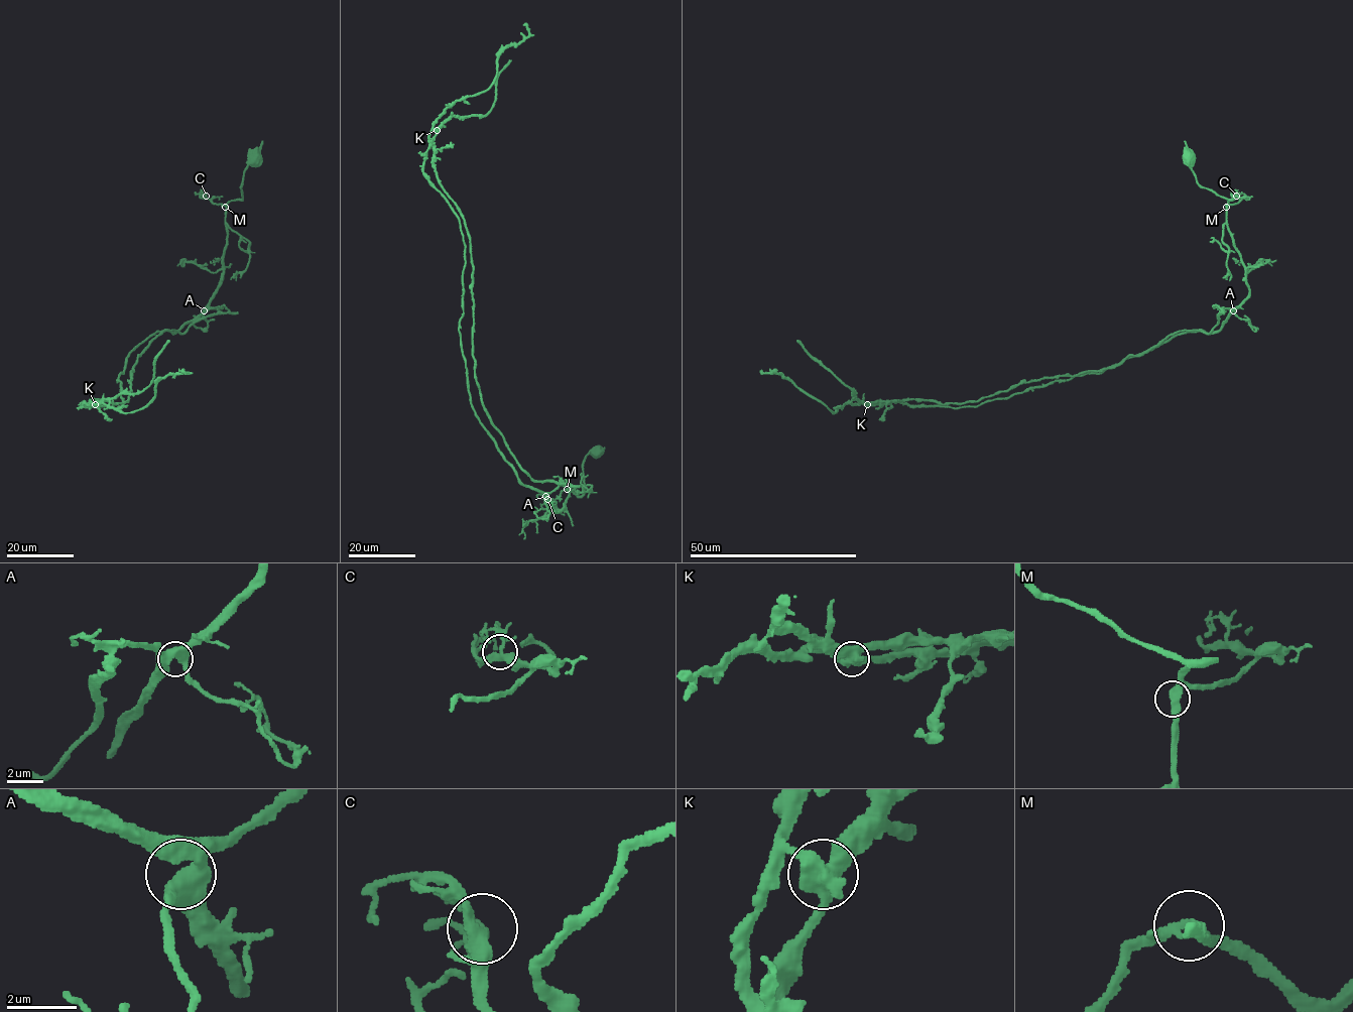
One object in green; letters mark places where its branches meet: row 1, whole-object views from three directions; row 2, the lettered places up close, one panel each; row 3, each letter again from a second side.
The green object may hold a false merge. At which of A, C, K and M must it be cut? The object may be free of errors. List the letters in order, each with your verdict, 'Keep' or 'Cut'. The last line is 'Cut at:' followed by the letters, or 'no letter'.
A: Keep
C: Keep
K: Cut
M: Keep
Cut at: K

